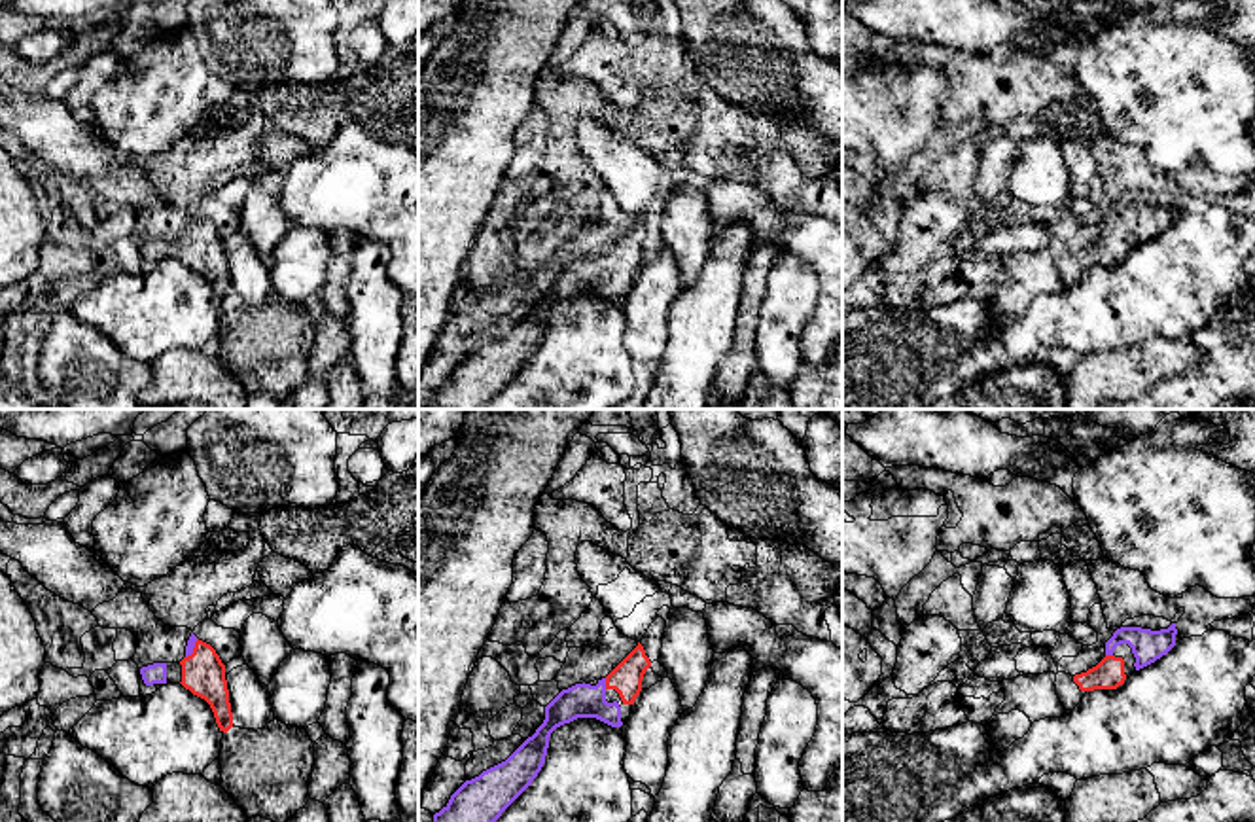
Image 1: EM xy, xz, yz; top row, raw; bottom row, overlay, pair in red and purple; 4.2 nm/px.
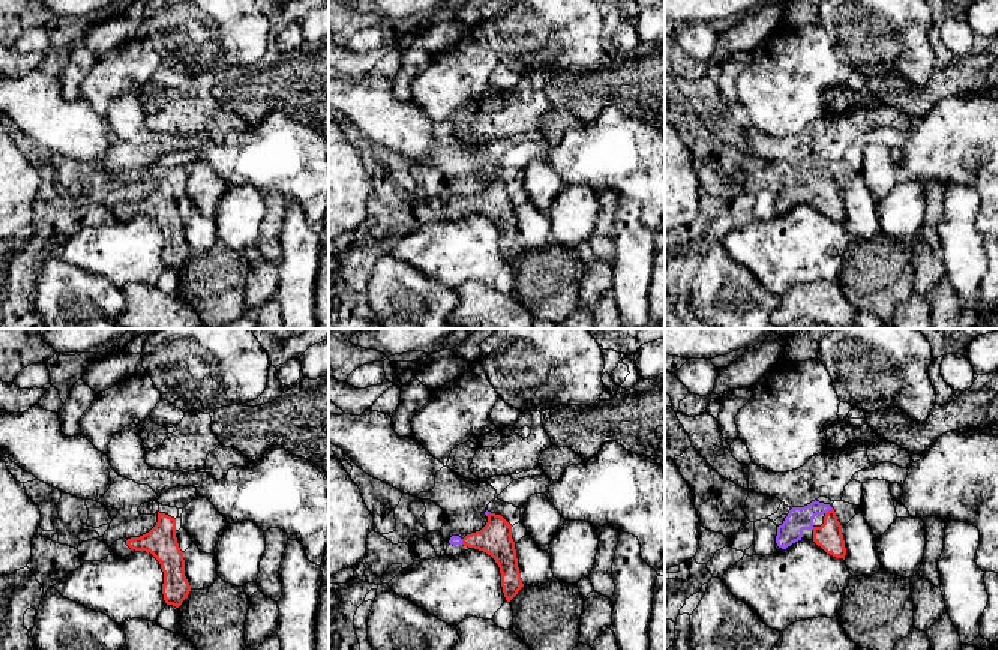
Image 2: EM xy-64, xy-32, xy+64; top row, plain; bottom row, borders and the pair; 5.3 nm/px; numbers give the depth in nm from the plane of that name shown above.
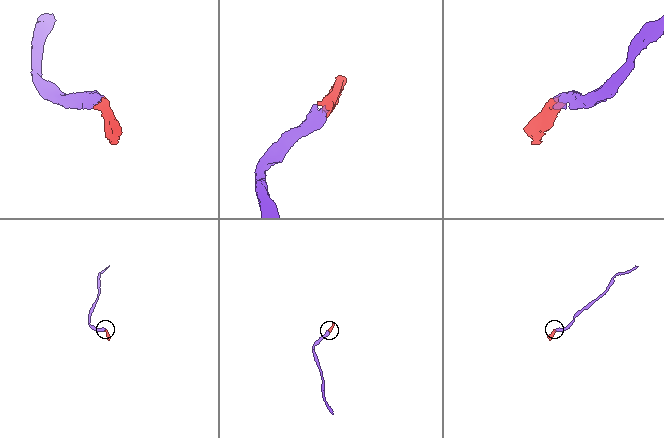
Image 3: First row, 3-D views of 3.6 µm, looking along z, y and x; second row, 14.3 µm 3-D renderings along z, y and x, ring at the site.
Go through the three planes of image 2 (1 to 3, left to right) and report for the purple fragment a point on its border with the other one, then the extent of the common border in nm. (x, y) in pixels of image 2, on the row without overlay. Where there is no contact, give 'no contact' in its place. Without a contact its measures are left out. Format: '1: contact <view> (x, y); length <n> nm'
1: no contact
2: contact xy-32 (462, 206); length 30 nm
3: contact xy+64 (829, 174); length 50 nm

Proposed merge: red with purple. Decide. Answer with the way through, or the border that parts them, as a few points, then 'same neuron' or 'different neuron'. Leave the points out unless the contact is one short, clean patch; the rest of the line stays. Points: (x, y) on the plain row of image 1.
across xz (625, 254), (606, 260), (587, 277), (580, 277) | same neuron

